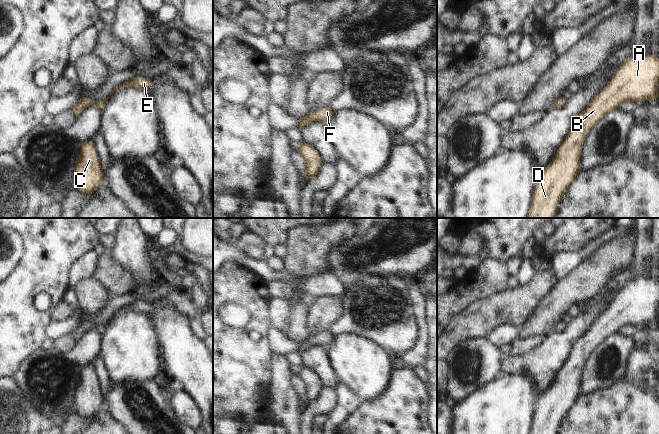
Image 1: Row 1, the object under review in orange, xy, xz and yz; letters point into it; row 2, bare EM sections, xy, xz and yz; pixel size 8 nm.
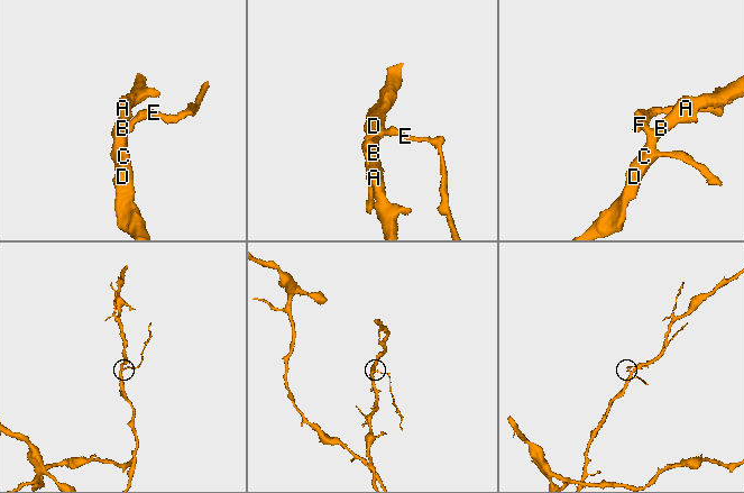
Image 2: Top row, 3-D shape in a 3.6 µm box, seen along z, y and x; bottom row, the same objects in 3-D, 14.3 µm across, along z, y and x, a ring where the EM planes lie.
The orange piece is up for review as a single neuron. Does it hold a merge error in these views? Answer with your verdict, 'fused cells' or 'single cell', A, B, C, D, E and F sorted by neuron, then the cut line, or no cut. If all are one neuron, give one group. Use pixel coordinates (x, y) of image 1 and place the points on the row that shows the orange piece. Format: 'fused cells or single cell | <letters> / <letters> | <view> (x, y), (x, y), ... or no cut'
single cell | A B C D E F | no cut

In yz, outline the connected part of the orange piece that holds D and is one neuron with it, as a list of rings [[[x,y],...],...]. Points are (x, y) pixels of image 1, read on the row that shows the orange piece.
[[[638,52],[626,58],[612,80],[578,114],[553,160],[540,171],[527,218],[555,218],[558,205],[580,172],[580,154],[590,130],[623,102],[659,97],[659,57]]]

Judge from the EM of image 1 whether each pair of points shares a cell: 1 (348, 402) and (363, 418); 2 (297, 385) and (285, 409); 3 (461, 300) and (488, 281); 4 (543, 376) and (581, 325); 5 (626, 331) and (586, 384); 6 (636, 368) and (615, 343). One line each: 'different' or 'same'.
1: different
2: different
3: same
4: same
5: different
6: different

